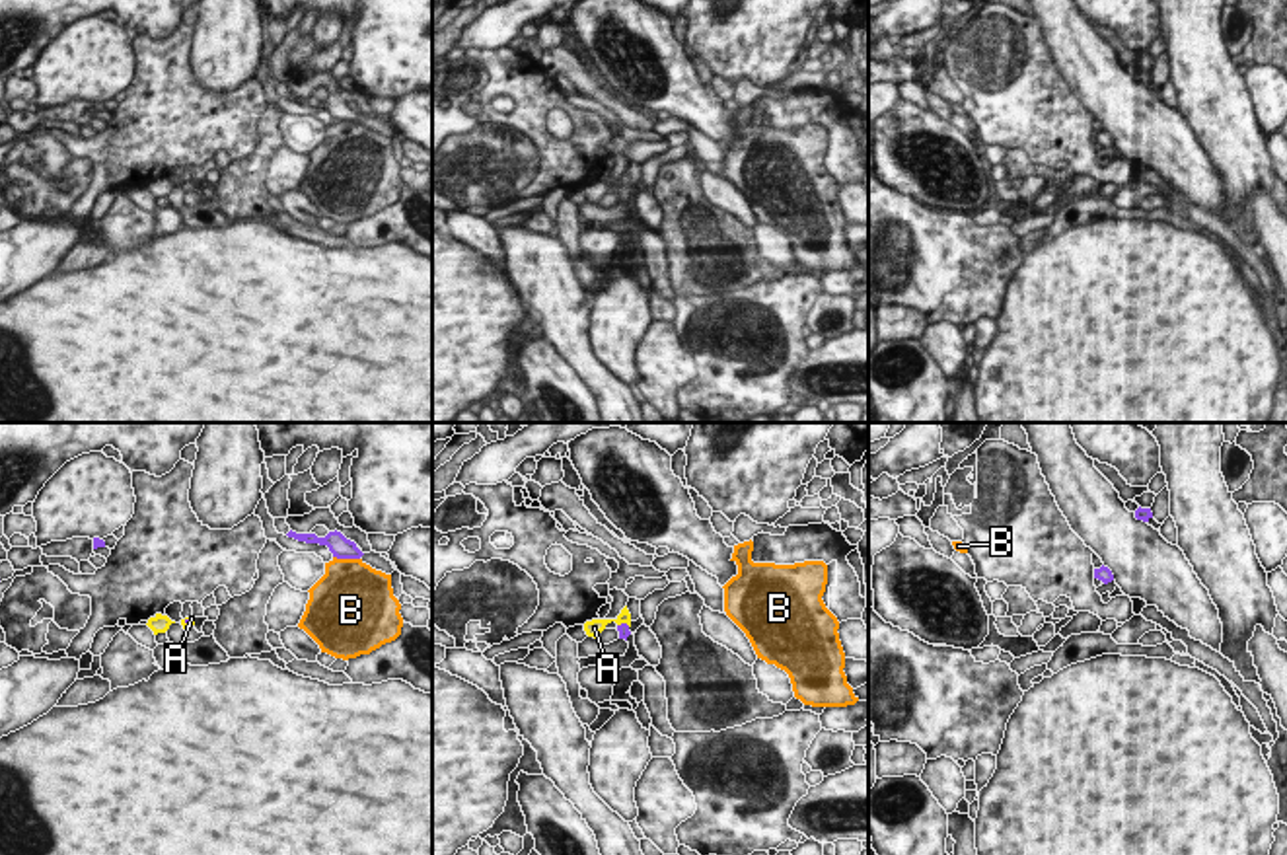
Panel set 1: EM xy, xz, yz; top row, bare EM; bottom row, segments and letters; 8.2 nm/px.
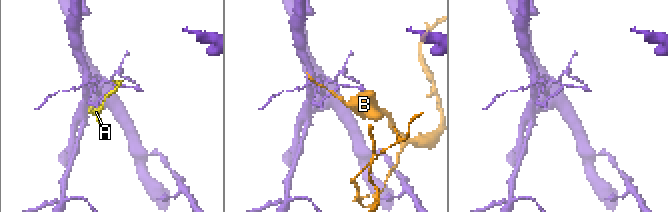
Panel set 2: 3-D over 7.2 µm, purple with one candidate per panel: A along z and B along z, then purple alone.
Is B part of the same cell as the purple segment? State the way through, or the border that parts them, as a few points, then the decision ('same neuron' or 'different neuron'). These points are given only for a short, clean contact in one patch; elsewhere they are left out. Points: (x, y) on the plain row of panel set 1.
border xy (333, 119), (359, 123); different neuron

